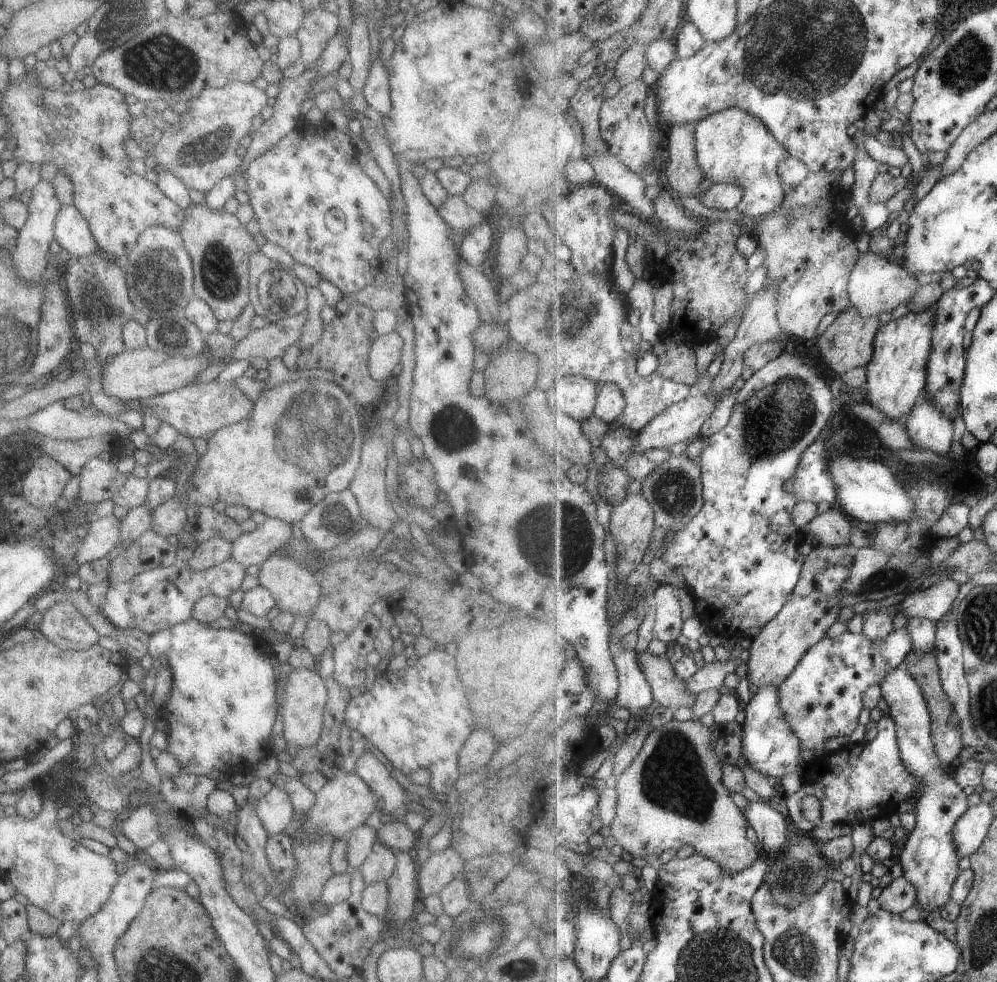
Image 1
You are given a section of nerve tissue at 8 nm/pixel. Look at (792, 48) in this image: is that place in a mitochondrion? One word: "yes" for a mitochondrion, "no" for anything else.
yes

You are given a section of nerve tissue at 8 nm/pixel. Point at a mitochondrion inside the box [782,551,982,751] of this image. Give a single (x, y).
(886, 579)

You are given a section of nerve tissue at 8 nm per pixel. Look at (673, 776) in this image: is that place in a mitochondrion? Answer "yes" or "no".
yes

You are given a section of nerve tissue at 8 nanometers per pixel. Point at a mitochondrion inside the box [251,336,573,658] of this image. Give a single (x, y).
(454, 429)

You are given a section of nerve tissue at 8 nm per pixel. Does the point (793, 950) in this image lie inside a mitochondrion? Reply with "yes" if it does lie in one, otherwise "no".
yes

